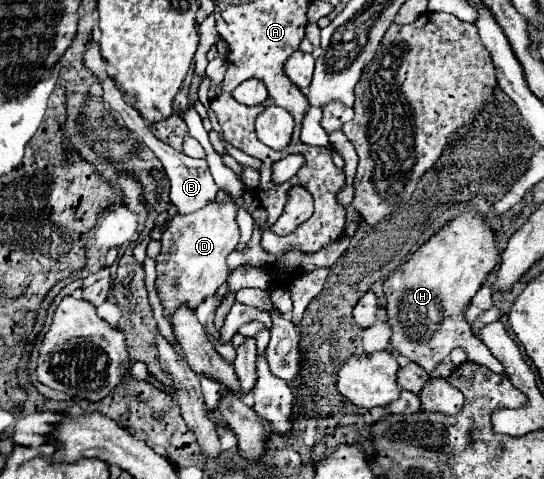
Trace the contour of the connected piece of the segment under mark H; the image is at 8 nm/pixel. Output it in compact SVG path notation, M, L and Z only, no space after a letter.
M469 210L451 220L383 284L387 298L385 310L393 330L391 348L423 366L427 372L441 364L455 348L461 348L467 352L469 362L503 374L505 366L495 356L489 356L487 346L471 332L461 316L463 306L471 302L495 264L495 236L491 228L485 226L483 218L475 210Z

